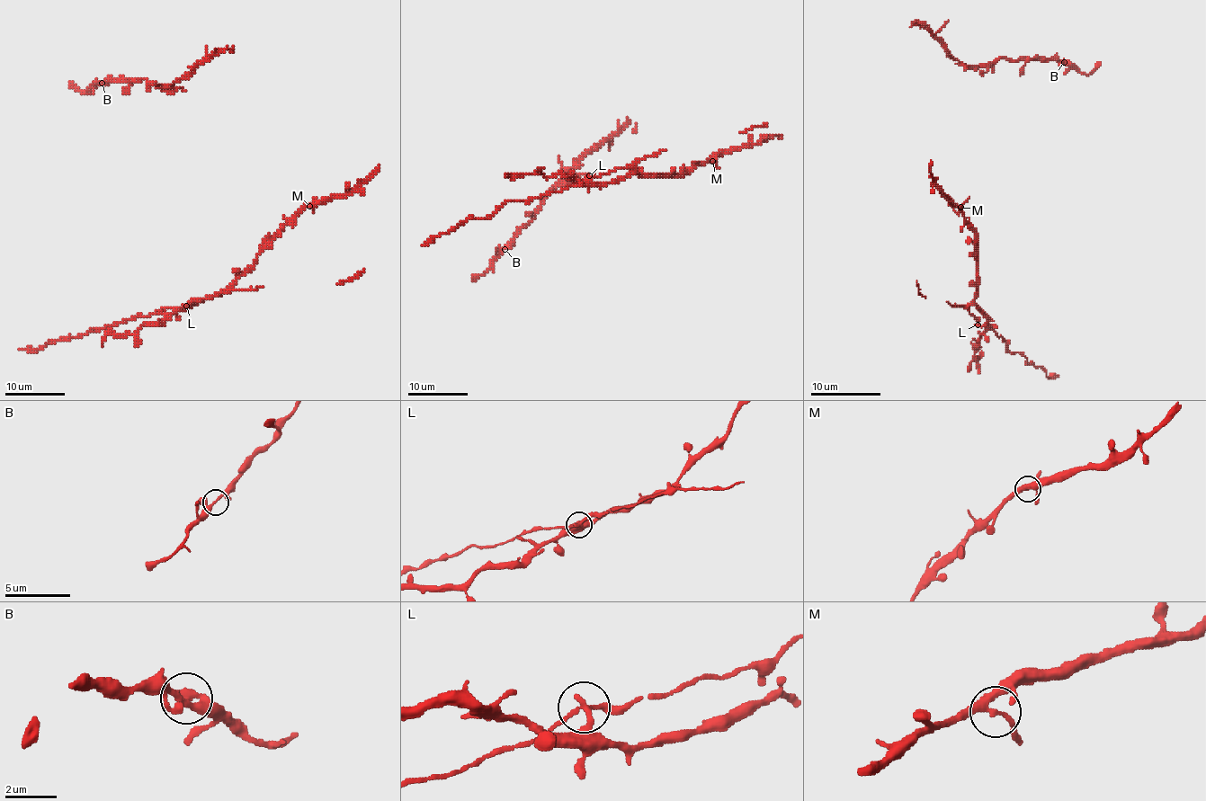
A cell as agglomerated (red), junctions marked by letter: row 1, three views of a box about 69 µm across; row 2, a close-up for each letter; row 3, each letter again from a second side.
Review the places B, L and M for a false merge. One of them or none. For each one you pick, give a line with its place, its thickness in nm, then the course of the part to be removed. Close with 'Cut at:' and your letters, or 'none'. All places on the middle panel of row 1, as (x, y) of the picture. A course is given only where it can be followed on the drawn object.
Cut at: none

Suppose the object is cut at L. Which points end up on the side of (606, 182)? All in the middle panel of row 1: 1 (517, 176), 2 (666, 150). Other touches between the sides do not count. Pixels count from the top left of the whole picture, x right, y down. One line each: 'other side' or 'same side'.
1: same side
2: other side

